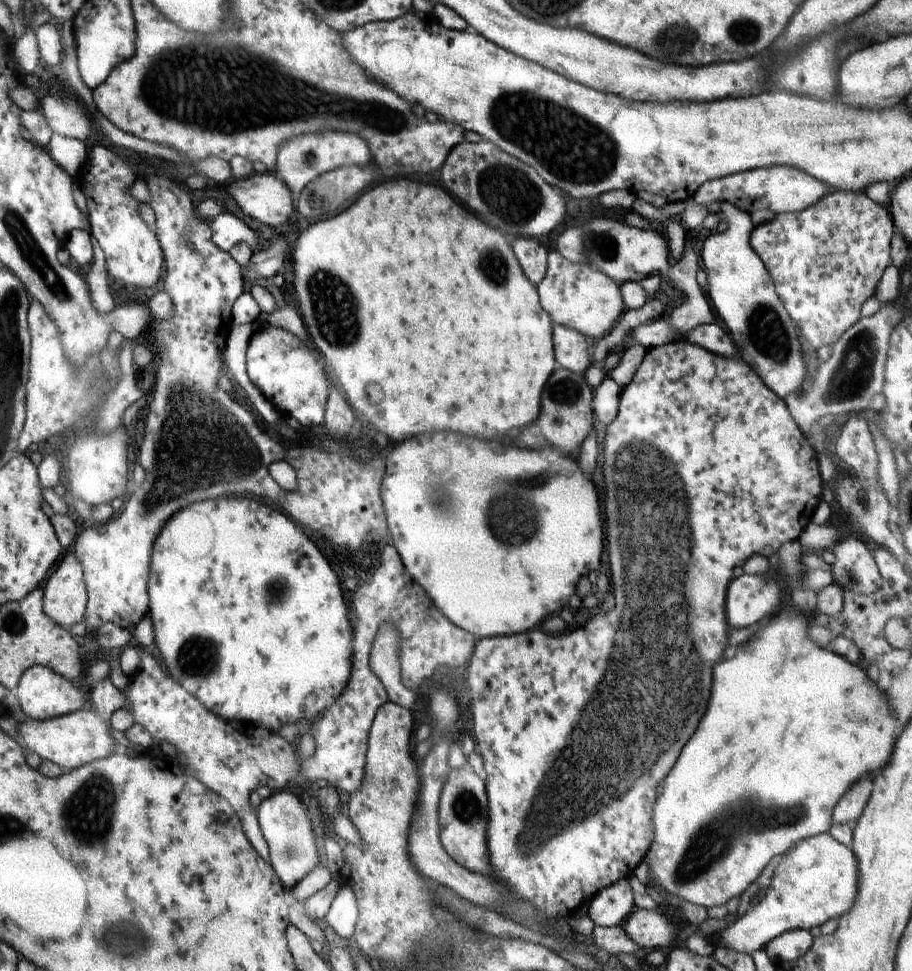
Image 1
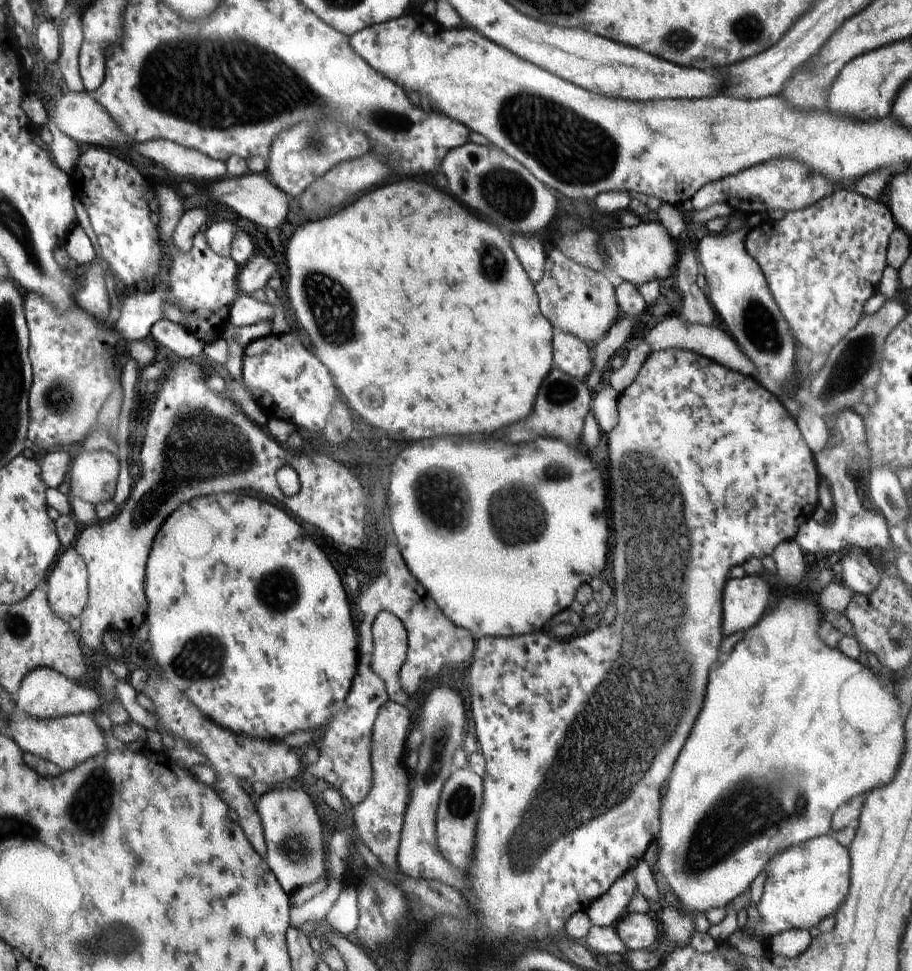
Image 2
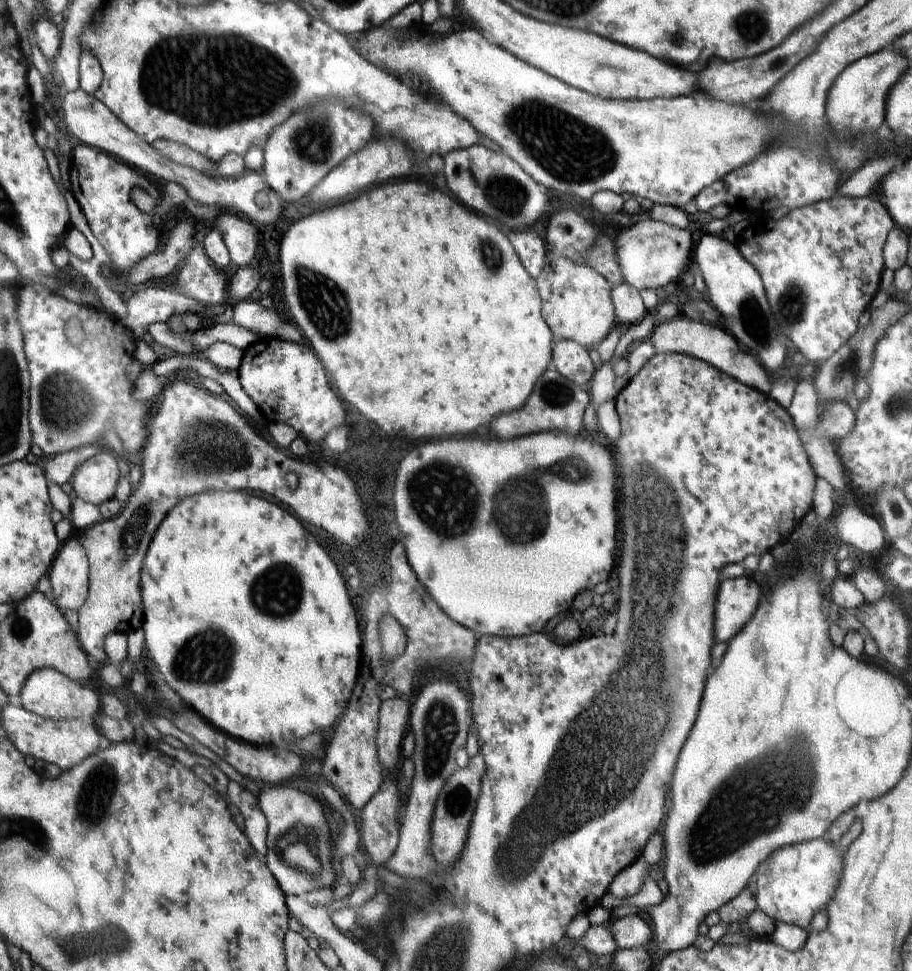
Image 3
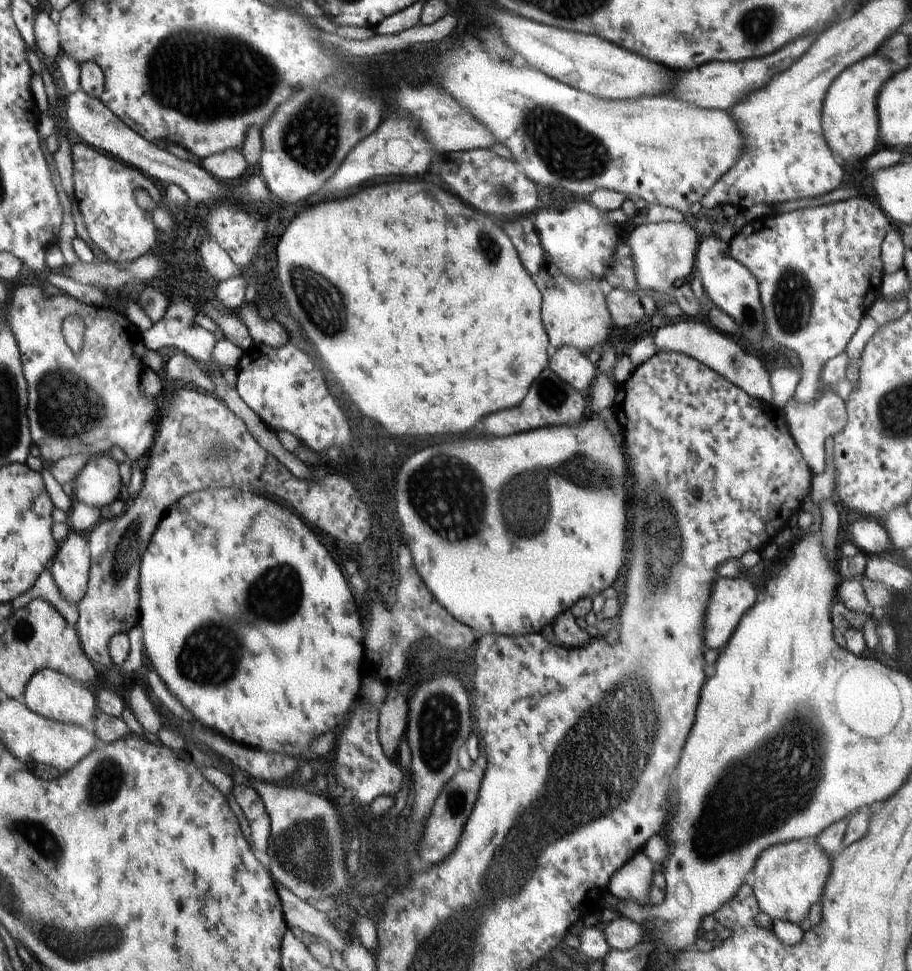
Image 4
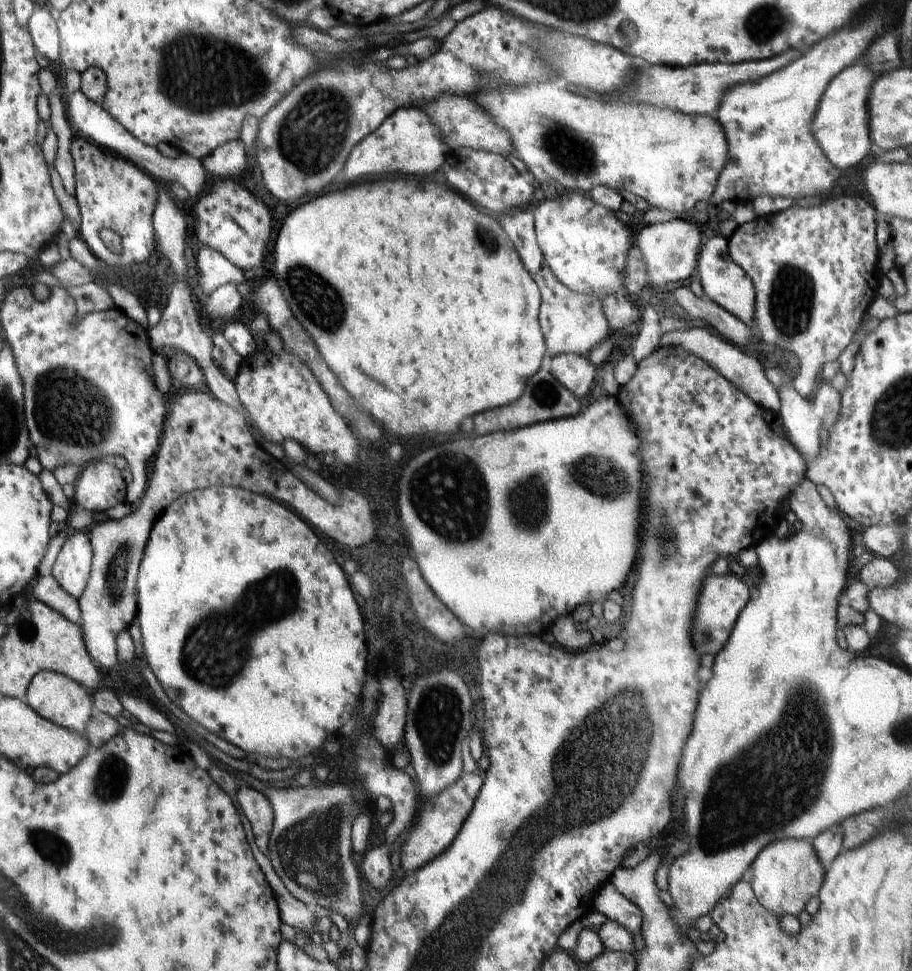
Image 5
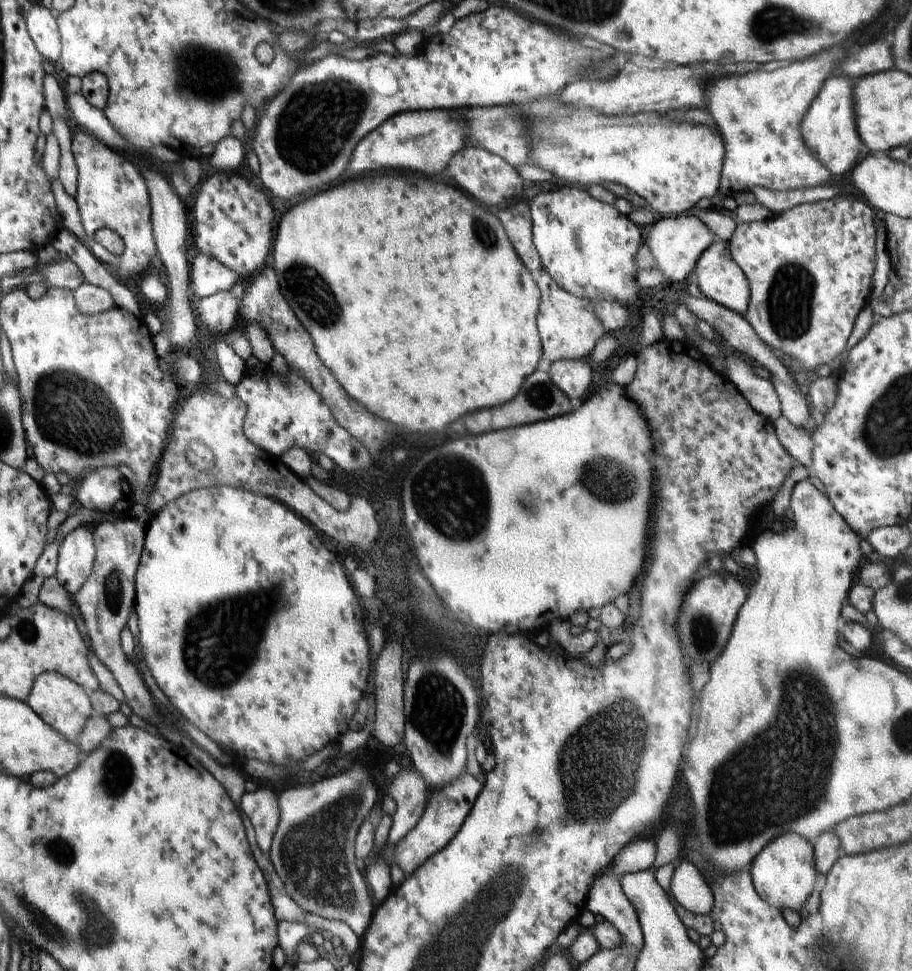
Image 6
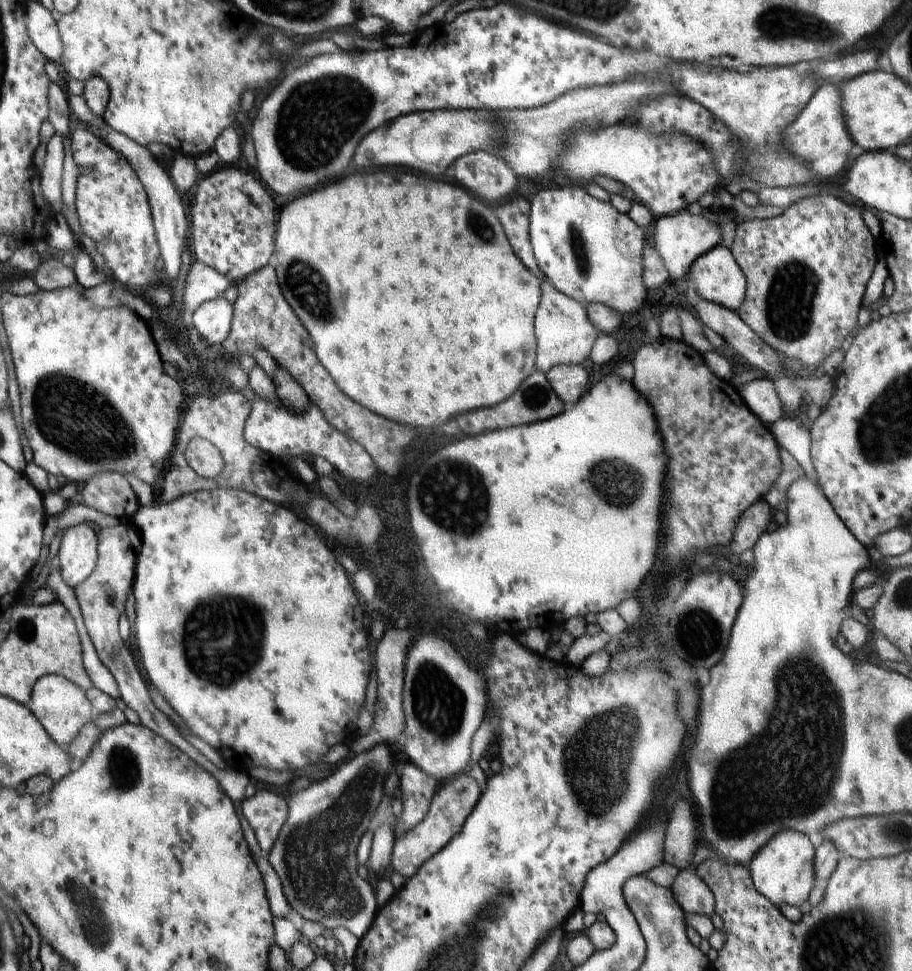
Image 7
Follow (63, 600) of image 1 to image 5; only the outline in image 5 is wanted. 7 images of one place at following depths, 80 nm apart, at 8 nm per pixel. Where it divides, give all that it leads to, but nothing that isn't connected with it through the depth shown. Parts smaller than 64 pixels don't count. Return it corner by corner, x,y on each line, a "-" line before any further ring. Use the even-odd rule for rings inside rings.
76,530
64,542
51,575
77,600
90,578
92,559
93,548
87,531

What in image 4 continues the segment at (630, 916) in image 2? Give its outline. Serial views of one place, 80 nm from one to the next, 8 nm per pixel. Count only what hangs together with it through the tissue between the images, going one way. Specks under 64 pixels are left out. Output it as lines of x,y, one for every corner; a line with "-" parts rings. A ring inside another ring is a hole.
622,917
602,925
604,938
611,948
617,951
631,949
644,940
646,937
644,930
645,927
642,924

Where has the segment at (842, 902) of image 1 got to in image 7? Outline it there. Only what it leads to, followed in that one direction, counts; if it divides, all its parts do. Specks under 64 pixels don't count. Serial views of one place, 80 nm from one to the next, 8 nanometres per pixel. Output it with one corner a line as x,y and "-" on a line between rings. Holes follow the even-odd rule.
783,830
775,834
748,862
754,886
762,896
772,901
776,906
786,903
799,907
804,900
808,900
814,888
815,874
813,858
815,849
810,839
798,831

